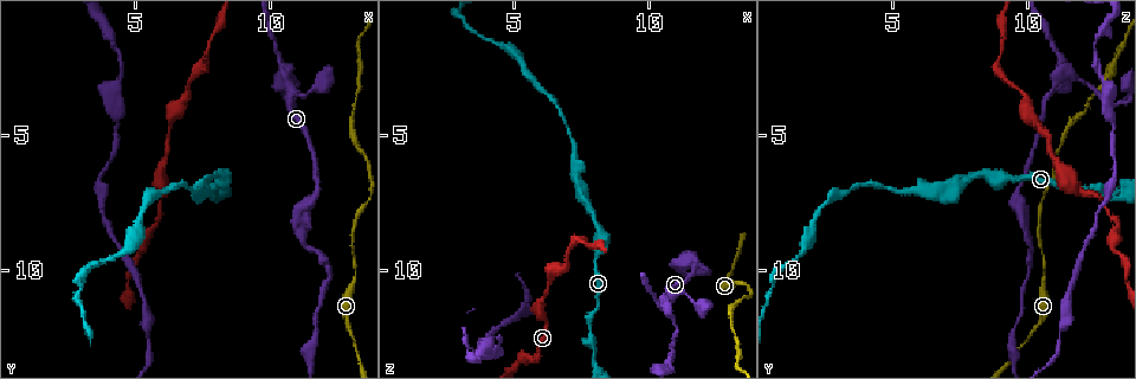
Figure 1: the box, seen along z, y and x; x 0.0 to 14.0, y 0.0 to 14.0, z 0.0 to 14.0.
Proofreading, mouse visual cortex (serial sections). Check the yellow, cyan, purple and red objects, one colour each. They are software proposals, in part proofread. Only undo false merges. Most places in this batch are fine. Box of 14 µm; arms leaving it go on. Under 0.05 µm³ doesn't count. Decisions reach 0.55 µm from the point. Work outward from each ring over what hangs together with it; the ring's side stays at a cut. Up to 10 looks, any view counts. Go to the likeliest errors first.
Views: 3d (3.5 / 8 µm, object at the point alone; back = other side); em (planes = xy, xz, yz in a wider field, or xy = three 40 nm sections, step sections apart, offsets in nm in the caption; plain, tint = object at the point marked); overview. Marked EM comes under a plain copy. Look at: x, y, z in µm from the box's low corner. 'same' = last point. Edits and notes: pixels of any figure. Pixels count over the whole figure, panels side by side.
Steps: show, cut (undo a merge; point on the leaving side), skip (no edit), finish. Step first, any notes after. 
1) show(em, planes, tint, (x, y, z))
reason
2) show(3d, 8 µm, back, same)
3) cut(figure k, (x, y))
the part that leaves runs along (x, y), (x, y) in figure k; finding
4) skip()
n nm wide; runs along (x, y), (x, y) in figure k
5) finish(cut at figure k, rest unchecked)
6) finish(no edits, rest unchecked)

show(3d, 3.5 µm, (10.7, 2.9, 11.2))
three arms meet

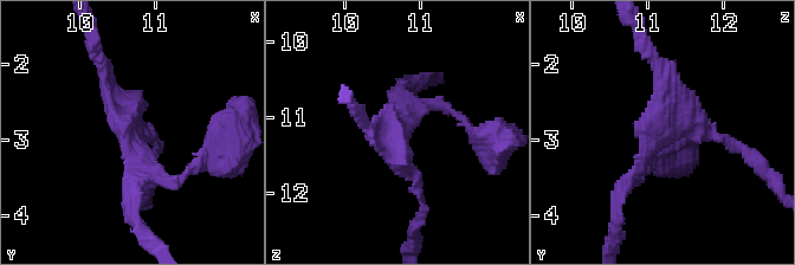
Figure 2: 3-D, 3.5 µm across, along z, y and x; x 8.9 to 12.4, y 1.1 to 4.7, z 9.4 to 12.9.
show(em, xy, step 1, tint, (10.70, 2.95, 11.20))
need the tissue

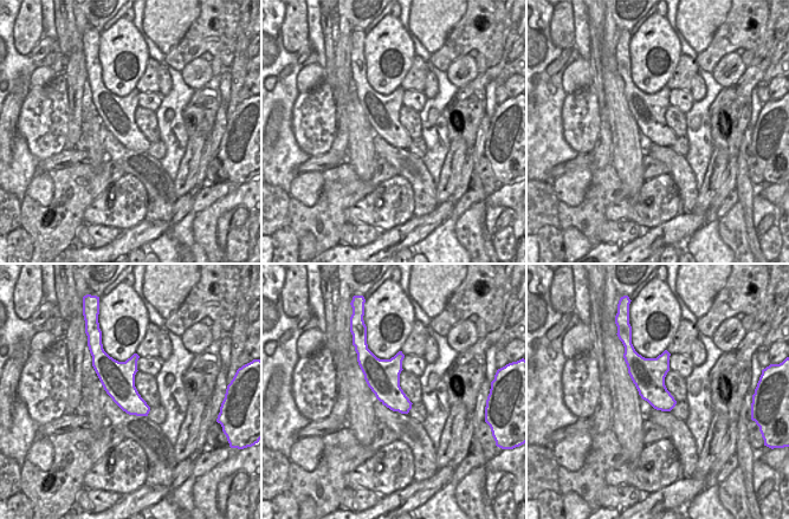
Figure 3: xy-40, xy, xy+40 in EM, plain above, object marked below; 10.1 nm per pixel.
skip()
360 nm wide; runs along (615, 201), (679, 122), (724, 140) in figure 2; all the same cell

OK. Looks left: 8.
show(3d, 8 µm, back, (13.1, 10.3, 10.5))
thick turns thin

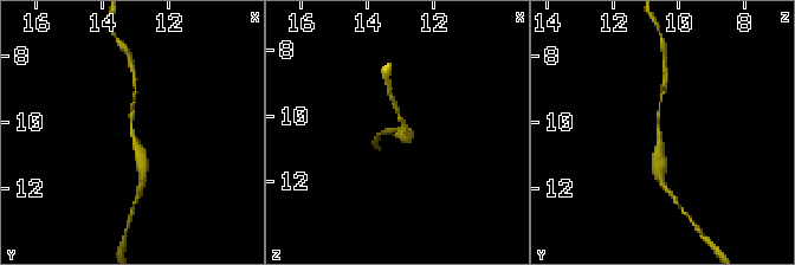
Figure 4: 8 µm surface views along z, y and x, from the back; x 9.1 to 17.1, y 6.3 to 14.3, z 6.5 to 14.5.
show(3d, 3.5 µm, (13.1, 10.3, 10.6))
zoom in

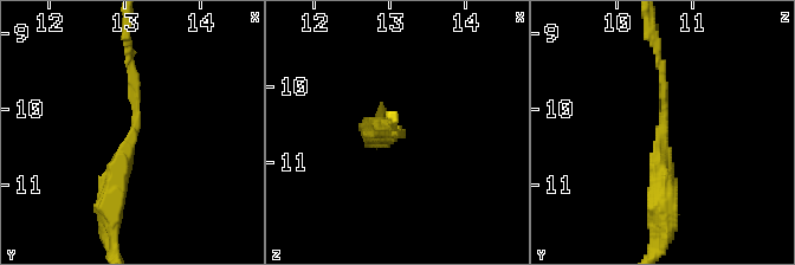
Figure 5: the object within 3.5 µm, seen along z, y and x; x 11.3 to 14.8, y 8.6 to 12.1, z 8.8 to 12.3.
show(em, planes, tint, (13.15, 10.35, 10.55))
need the tissue

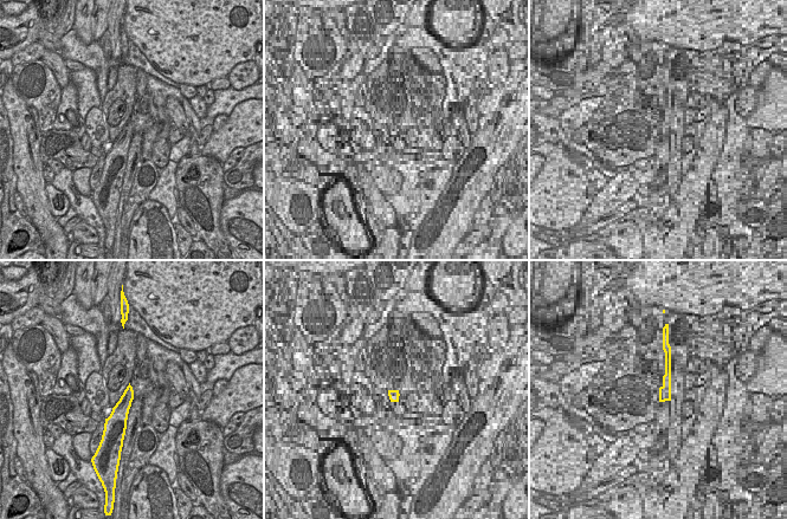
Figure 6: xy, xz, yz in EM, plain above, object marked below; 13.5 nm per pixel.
skip()
200 nm wide; runs along (109, 208), (137, 117), (127, 59) in figure 5; one cell here

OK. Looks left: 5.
show(3d, 8 µm, (6.1, 6.6, 11.6))
abrupt turn

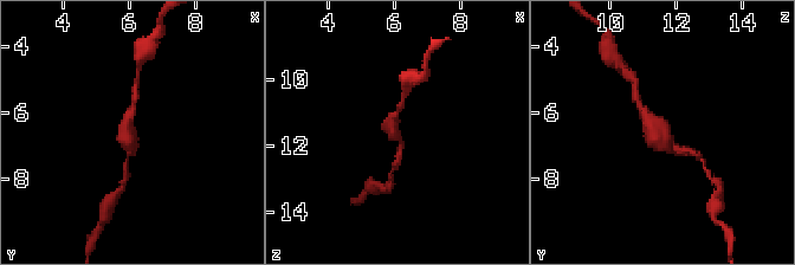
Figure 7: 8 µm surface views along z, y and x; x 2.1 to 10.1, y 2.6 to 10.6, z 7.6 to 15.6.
show(em, xy, step 1, tint, (6.0, 6.7, 11.7))
now the EM

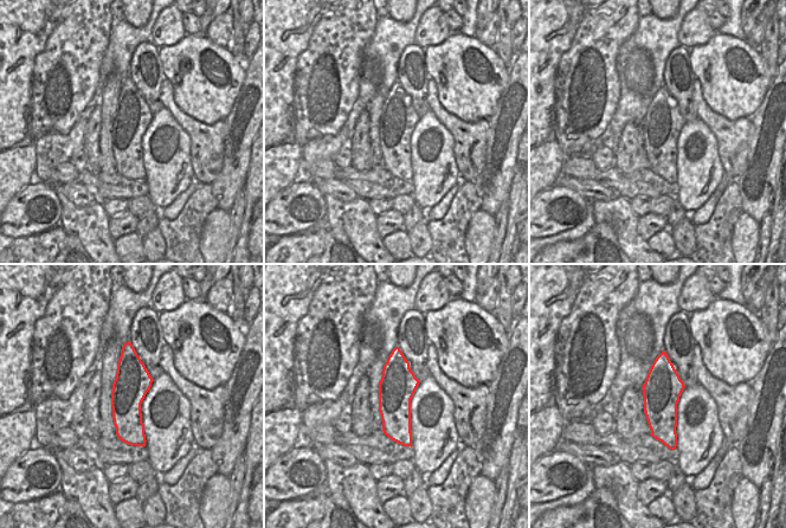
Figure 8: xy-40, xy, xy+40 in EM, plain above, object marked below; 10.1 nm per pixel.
skip()
380 nm wide; runs along (126, 346), (128, 424), (142, 443) in figure 8; continuous, no second cell

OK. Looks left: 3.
show(3d, 3.5 µm, (11.0, 7.7, 9.6))

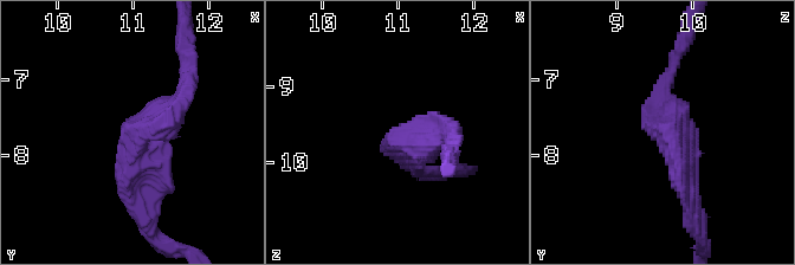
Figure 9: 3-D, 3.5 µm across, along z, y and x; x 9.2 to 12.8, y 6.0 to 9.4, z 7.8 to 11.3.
skip()
continuous, no second cell

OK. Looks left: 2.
finish(no edits, rest unchecked)

